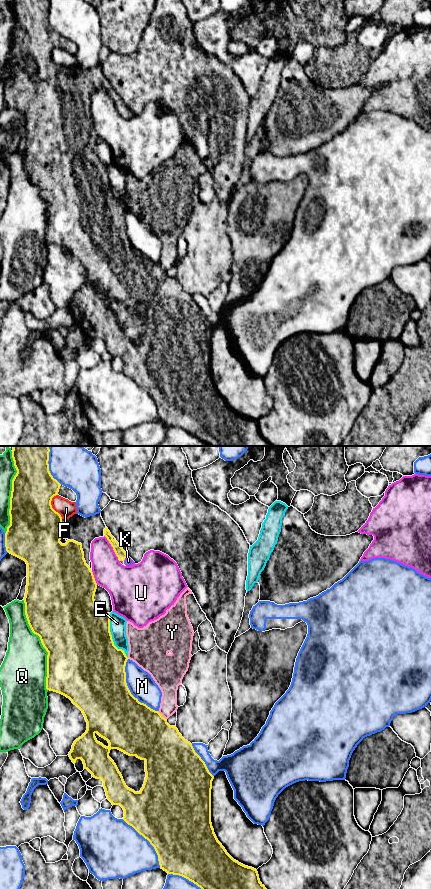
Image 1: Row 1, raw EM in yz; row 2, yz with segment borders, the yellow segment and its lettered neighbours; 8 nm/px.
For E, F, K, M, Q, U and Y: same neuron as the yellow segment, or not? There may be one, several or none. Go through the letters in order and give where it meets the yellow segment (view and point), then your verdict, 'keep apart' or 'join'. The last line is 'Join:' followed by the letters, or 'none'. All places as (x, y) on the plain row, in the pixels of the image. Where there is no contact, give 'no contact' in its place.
E: meets yellow in yz at (111, 188); keep apart
F: meets yellow in yz at (51, 58); keep apart
K: meets yellow in yz at (125, 109); join
M: meets yellow in yz at (128, 241); keep apart
Q: meets yellow in yz at (42, 196); keep apart
U: meets yellow in yz at (112, 98); keep apart
Y: meets yellow in yz at (161, 267); keep apart
Join: K

